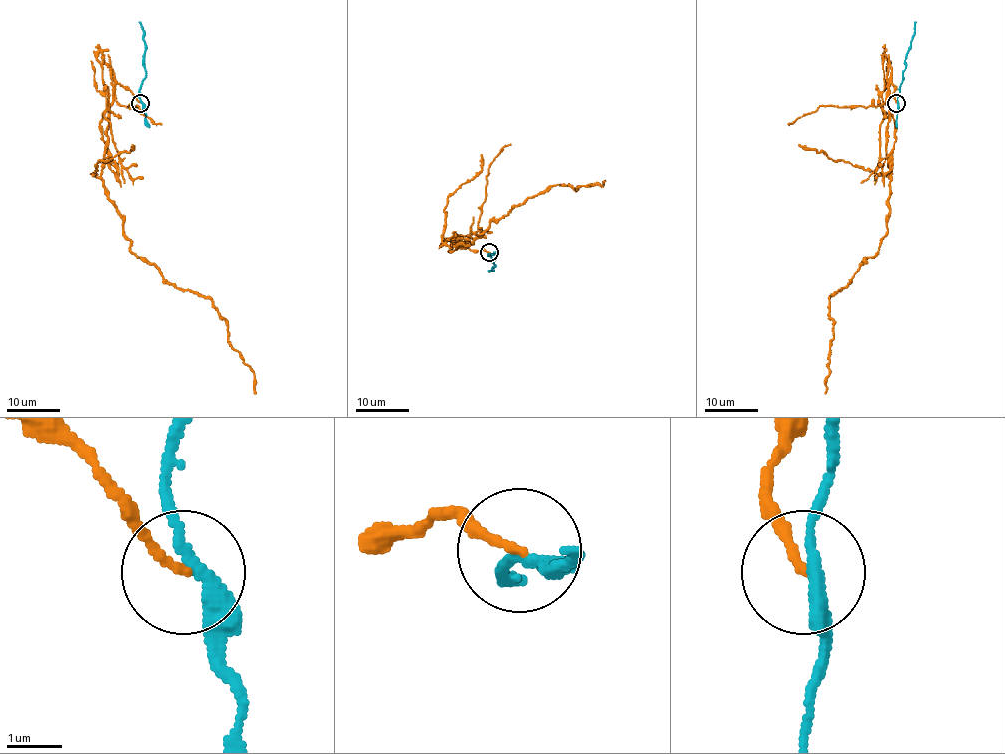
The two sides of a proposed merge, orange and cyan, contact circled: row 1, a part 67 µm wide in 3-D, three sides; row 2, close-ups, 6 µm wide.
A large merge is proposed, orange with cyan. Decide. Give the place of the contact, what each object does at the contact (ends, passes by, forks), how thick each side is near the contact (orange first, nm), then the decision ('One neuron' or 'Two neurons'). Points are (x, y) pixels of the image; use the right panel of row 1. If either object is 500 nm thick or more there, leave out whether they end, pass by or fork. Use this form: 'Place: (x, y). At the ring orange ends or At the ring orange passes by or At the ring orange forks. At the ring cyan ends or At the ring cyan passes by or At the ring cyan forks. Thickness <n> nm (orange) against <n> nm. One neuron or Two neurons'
Place: (896, 103). At the ring orange ends. At the ring cyan passes by. Thickness 150 nm (orange) against 240 nm. Two neurons

